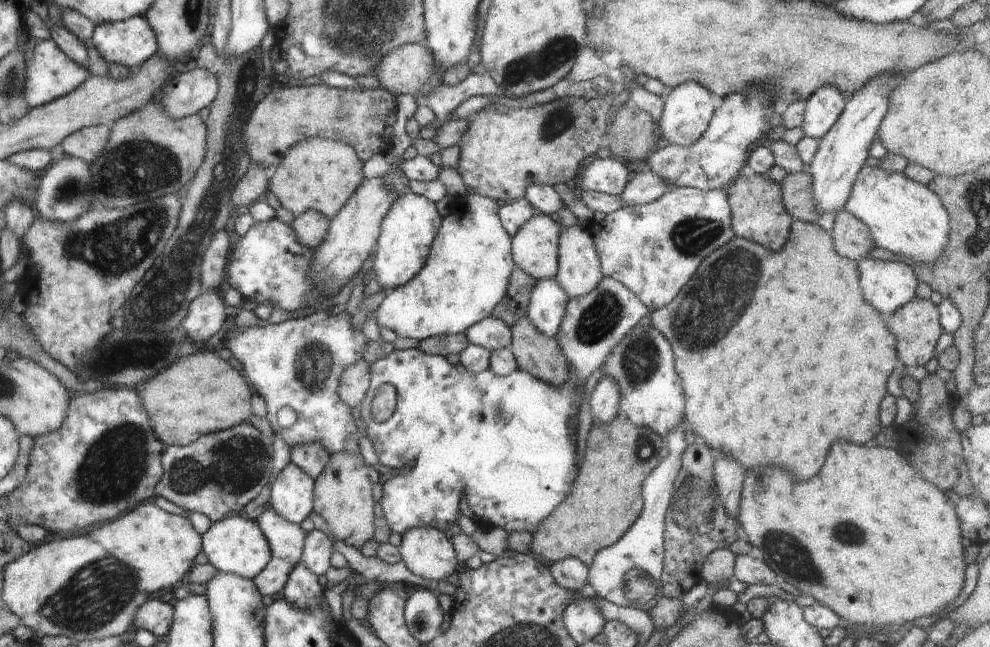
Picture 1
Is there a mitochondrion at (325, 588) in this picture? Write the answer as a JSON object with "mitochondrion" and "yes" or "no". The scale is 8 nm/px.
{"mitochondrion":"no"}

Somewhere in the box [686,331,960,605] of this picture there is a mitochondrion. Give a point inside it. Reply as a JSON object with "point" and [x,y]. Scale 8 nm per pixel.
{"point":[785,553]}

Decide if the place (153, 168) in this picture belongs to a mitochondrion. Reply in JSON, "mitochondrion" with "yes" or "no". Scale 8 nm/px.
{"mitochondrion":"yes"}

